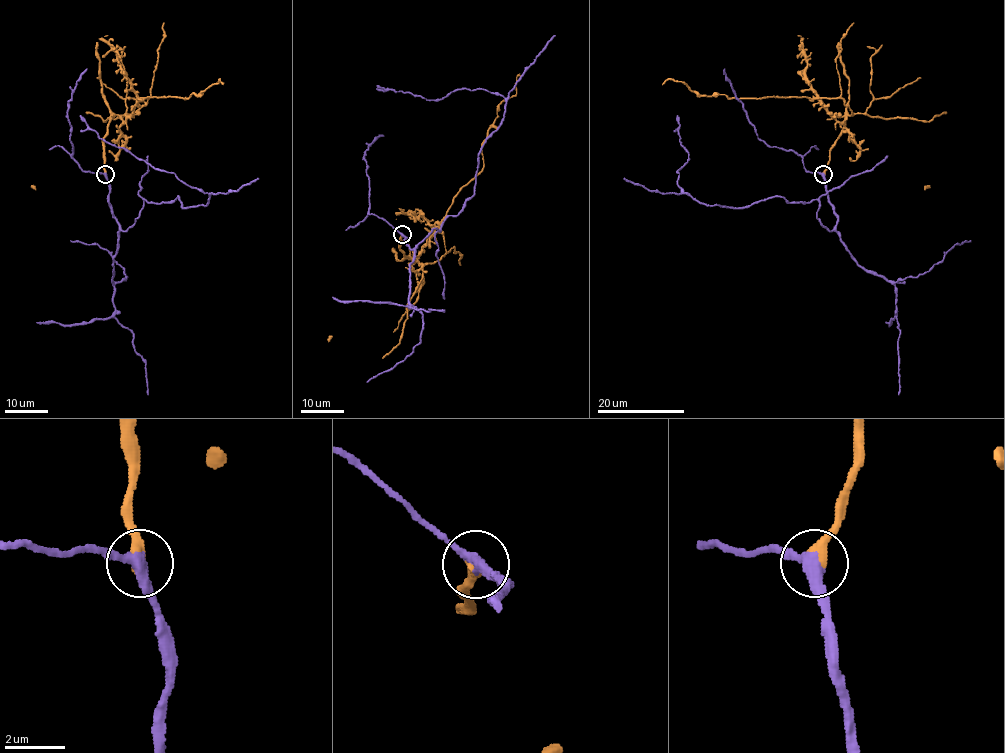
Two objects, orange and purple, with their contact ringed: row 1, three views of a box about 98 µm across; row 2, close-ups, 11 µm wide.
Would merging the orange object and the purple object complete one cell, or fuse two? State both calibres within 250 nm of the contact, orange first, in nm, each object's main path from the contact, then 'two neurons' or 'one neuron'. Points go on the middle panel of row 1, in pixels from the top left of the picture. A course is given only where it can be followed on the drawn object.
400/360 nm | orange via (401, 234), (399, 248), (414, 259), (453, 196), (482, 170), (482, 143), (497, 109), (516, 93), (520, 74) | purple via (401, 234), (416, 247), (474, 193), (479, 150), (502, 119), (505, 100), (482, 89), (426, 100), (377, 88) | one neuron

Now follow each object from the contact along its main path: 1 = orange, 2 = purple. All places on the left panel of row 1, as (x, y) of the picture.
1: (105, 174), (103, 138), (115, 115), (124, 122), (139, 99), (187, 98), (200, 95), (220, 79), (223, 84)
2: (105, 174), (122, 230), (144, 200), (178, 197), (183, 207), (208, 203), (206, 192), (103, 140), (80, 115)

